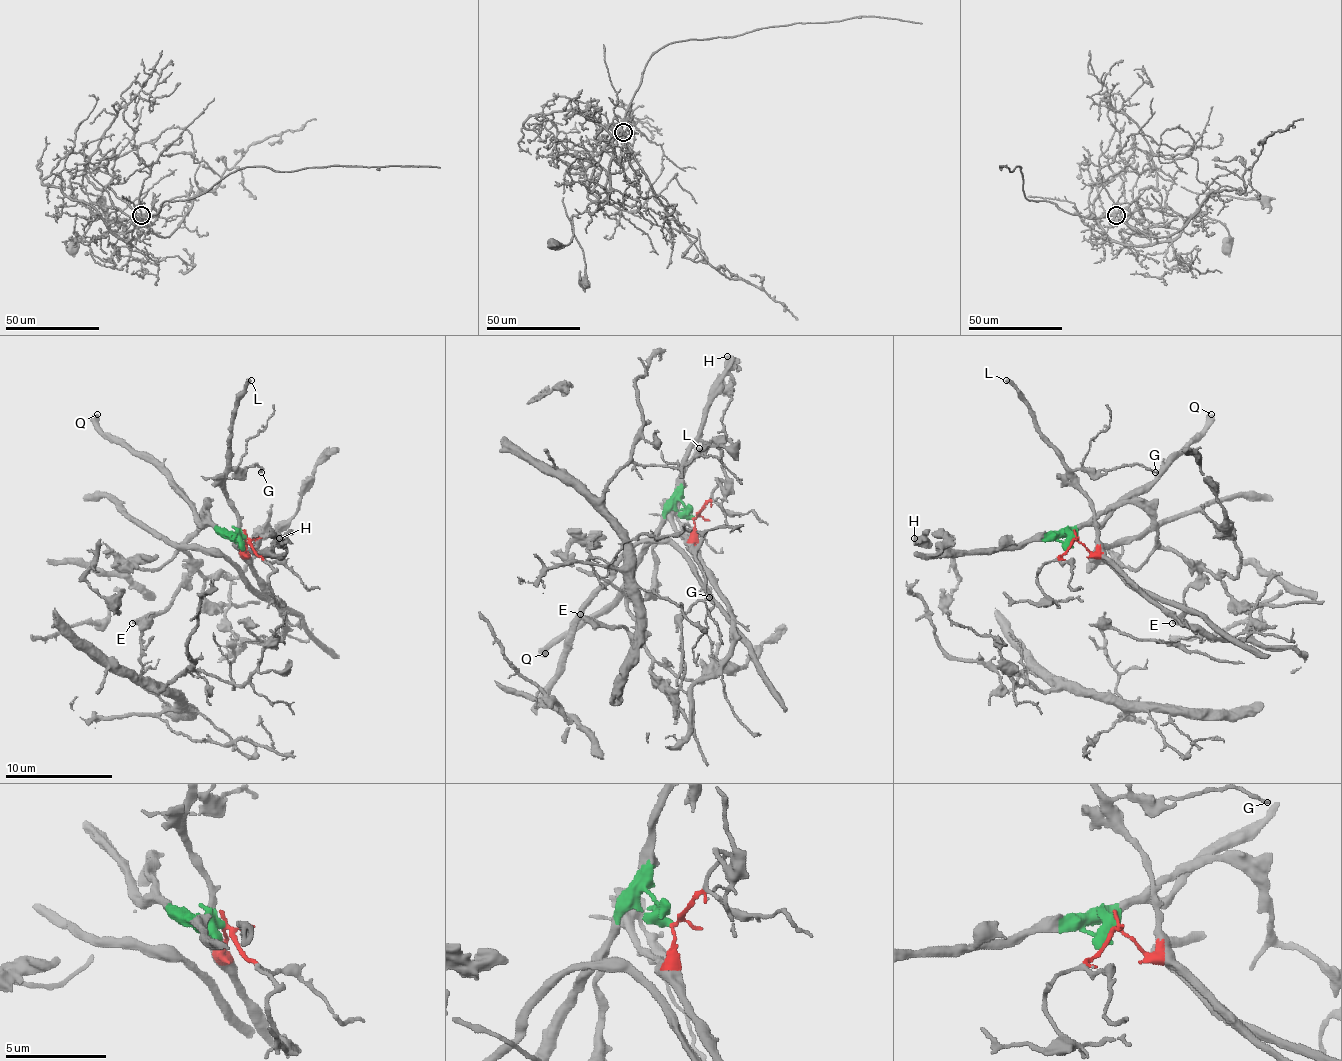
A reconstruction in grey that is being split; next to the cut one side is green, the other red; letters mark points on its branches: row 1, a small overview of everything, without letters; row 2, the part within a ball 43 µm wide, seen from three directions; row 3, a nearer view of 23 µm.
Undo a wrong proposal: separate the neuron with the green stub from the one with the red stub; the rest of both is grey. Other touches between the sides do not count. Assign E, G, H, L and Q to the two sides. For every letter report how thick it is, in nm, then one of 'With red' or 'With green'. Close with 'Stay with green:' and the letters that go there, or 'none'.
E: Thickness 360 nm. With green
G: Thickness 200 nm. With red
H: Thickness 440 nm. With green
L: Thickness 280 nm. With red
Q: Thickness 460 nm. With green
Stay with green: E, H, Q

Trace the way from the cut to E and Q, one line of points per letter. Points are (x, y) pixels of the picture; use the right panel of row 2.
E: (1075, 537), (1067, 534), (1075, 526), (1137, 502), (1158, 529), (1161, 545), (1199, 578), (1172, 623)
Q: (1075, 537), (1070, 534), (1083, 526), (1099, 526), (1126, 499), (1139, 494), (1204, 430), (1212, 413)

